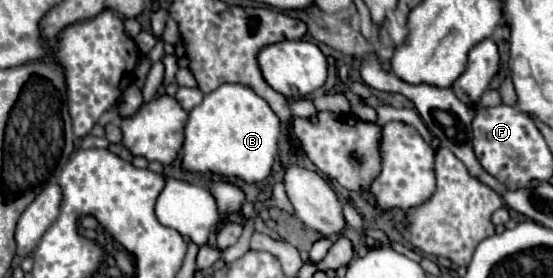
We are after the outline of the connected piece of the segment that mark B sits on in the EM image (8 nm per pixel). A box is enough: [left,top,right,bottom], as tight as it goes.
[182,84,280,184]

